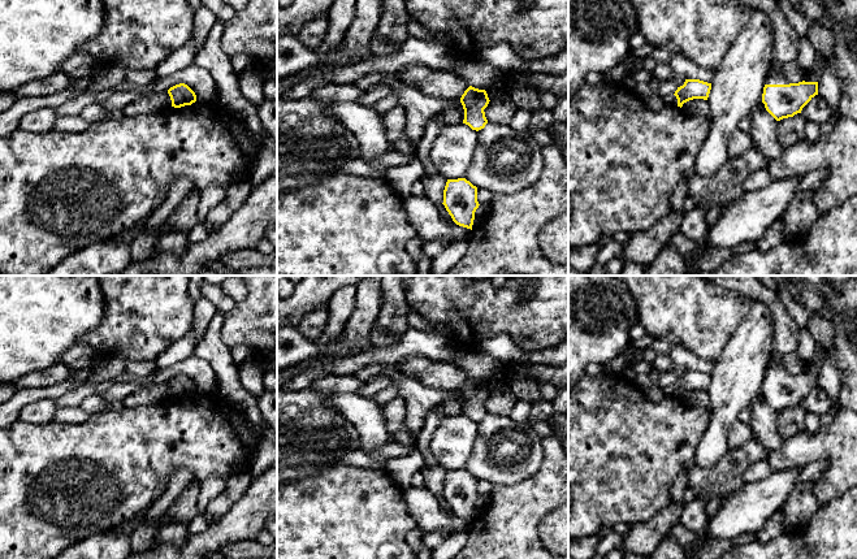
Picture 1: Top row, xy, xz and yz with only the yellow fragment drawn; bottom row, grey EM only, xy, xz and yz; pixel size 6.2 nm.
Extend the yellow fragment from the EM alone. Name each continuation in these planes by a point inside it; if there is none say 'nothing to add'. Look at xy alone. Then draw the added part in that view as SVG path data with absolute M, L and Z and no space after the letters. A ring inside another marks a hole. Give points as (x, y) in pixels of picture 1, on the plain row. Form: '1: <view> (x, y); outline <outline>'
nothing to add

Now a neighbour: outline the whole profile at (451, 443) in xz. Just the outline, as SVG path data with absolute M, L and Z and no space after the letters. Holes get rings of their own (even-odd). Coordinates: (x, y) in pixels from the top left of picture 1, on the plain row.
M466 415L445 417L430 441L438 465L447 471L464 469L477 432L477 422Z

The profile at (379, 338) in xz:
M376 322L371 329L371 343L373 344L373 347L381 347L381 348L393 347L398 343L399 339L401 338L381 332L377 328Z

